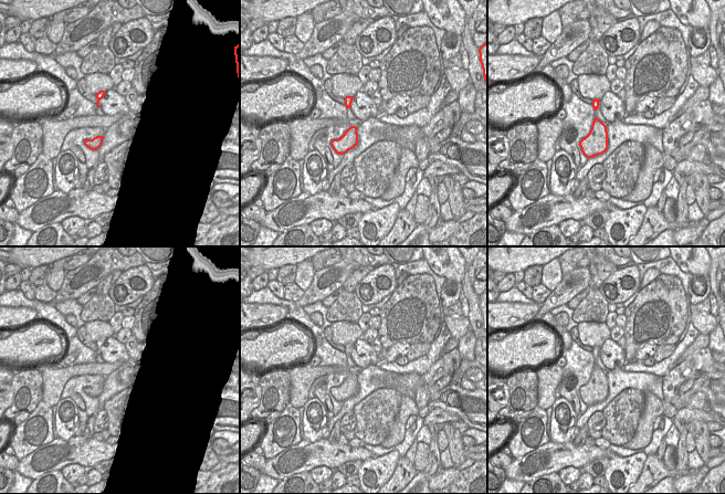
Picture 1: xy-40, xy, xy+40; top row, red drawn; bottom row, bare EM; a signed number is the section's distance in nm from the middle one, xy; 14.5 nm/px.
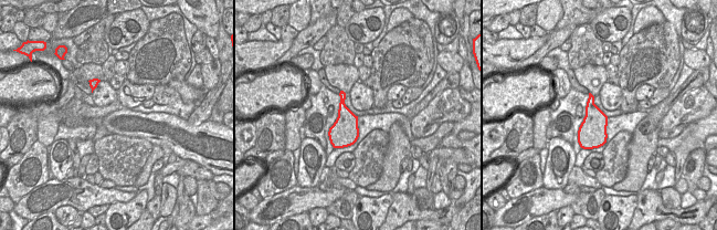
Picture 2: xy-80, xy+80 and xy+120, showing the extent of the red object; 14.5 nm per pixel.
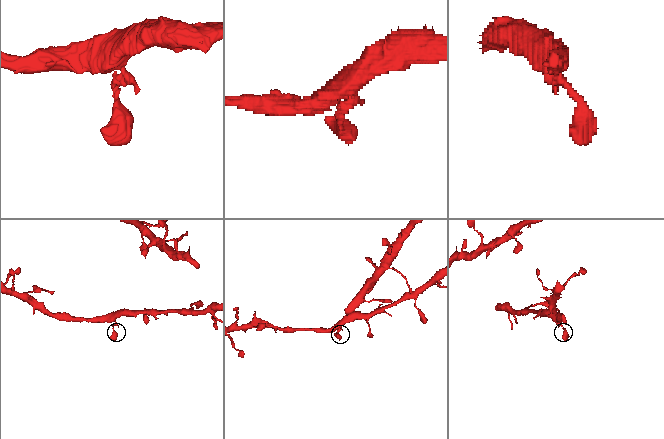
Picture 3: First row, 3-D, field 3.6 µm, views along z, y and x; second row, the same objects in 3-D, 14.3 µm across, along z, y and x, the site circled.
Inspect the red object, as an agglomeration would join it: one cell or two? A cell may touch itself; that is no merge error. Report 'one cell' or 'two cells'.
one cell

